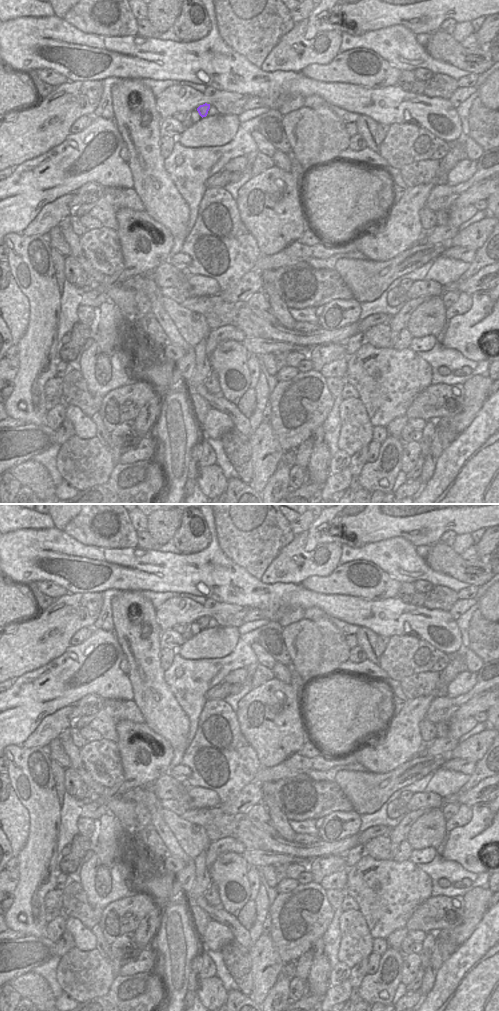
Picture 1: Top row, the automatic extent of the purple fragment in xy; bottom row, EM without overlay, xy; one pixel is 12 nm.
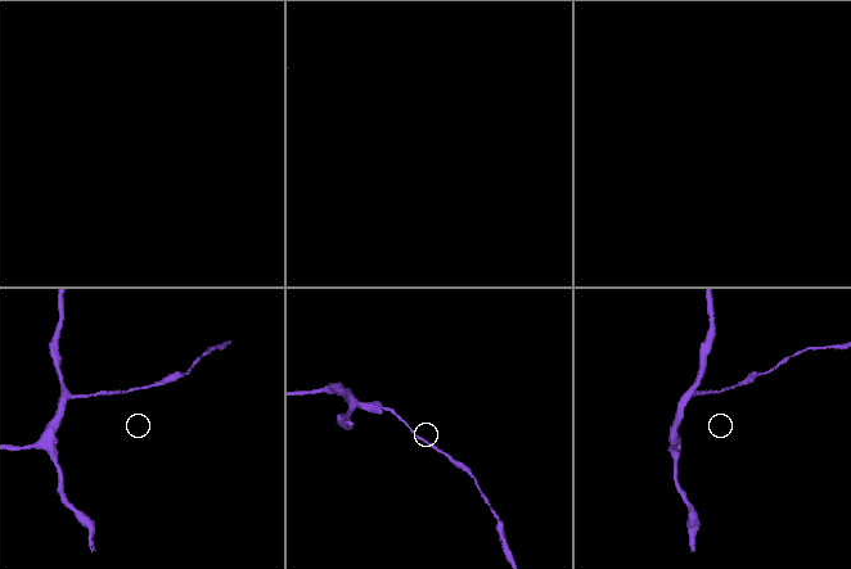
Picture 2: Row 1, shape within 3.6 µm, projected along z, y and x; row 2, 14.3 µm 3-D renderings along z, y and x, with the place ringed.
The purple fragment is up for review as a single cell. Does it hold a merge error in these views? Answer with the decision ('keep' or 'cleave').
keep

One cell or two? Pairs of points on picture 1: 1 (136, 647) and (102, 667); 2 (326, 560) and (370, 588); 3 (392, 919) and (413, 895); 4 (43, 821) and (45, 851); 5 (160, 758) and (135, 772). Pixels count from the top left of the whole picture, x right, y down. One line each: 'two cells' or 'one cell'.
1: two cells
2: two cells
3: one cell
4: one cell
5: one cell

